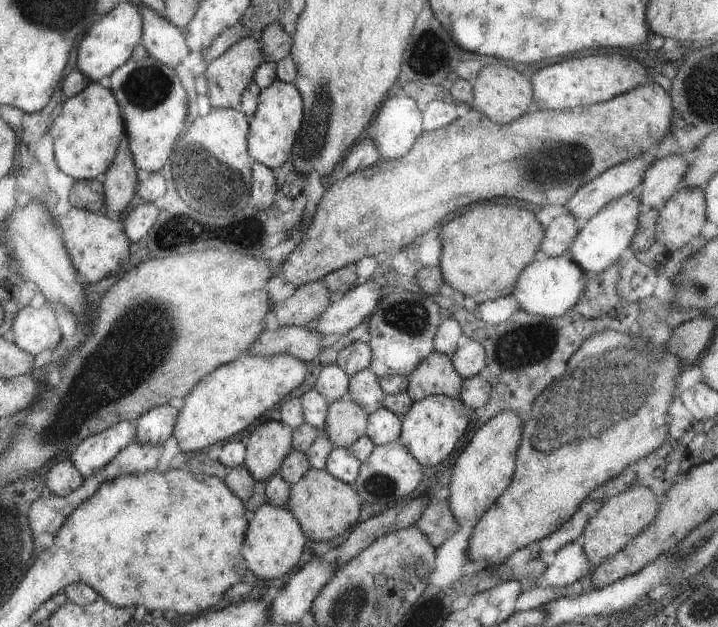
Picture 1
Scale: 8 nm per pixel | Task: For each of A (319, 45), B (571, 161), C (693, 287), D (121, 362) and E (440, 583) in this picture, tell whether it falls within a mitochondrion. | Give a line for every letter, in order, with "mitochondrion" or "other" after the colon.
A: mitochondrion
B: mitochondrion
C: mitochondrion
D: mitochondrion
E: other

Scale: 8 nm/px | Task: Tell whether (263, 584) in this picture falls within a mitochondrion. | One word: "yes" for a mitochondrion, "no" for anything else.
no

